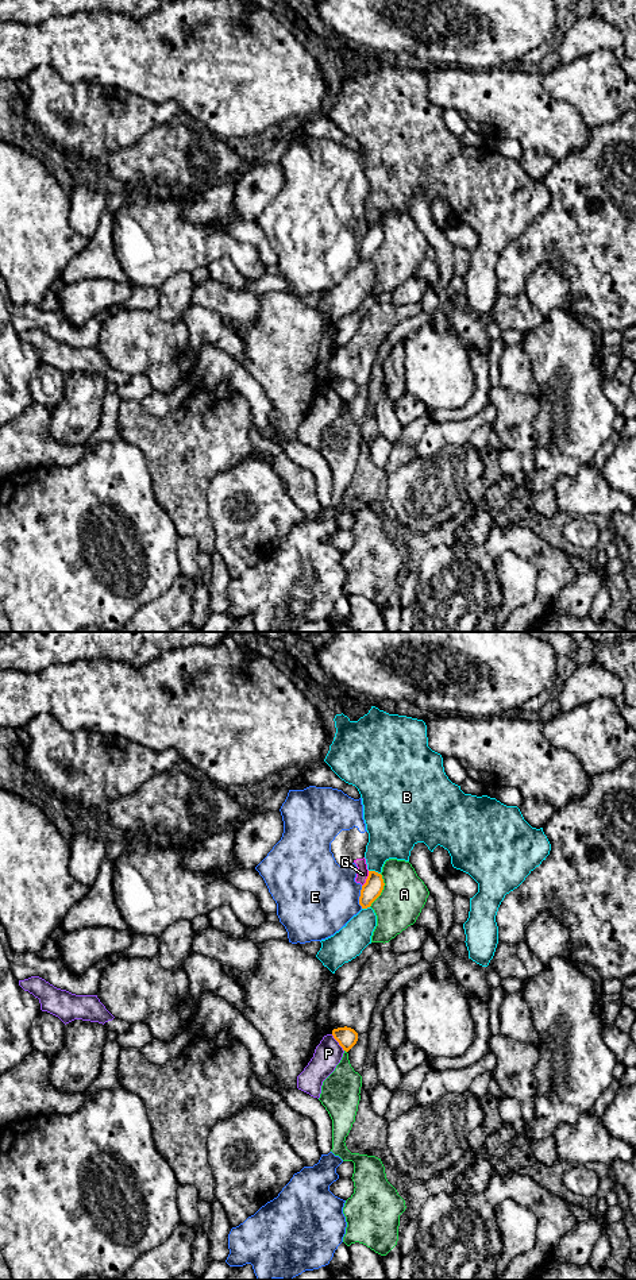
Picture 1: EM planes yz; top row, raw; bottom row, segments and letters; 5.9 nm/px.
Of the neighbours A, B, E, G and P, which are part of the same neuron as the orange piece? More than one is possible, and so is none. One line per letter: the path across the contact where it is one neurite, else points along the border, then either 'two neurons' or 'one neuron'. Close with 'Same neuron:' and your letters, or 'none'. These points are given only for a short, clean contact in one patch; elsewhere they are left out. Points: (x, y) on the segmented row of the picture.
A: two neurons
B: two neurons
E: two neurons
G: border along yz (369, 871), (362, 886); two neurons
P: border along yz (331, 1034), (343, 1051); two neurons
Same neuron: none

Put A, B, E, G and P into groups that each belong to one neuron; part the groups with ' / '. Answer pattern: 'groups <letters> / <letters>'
groups A / B / E G / P

